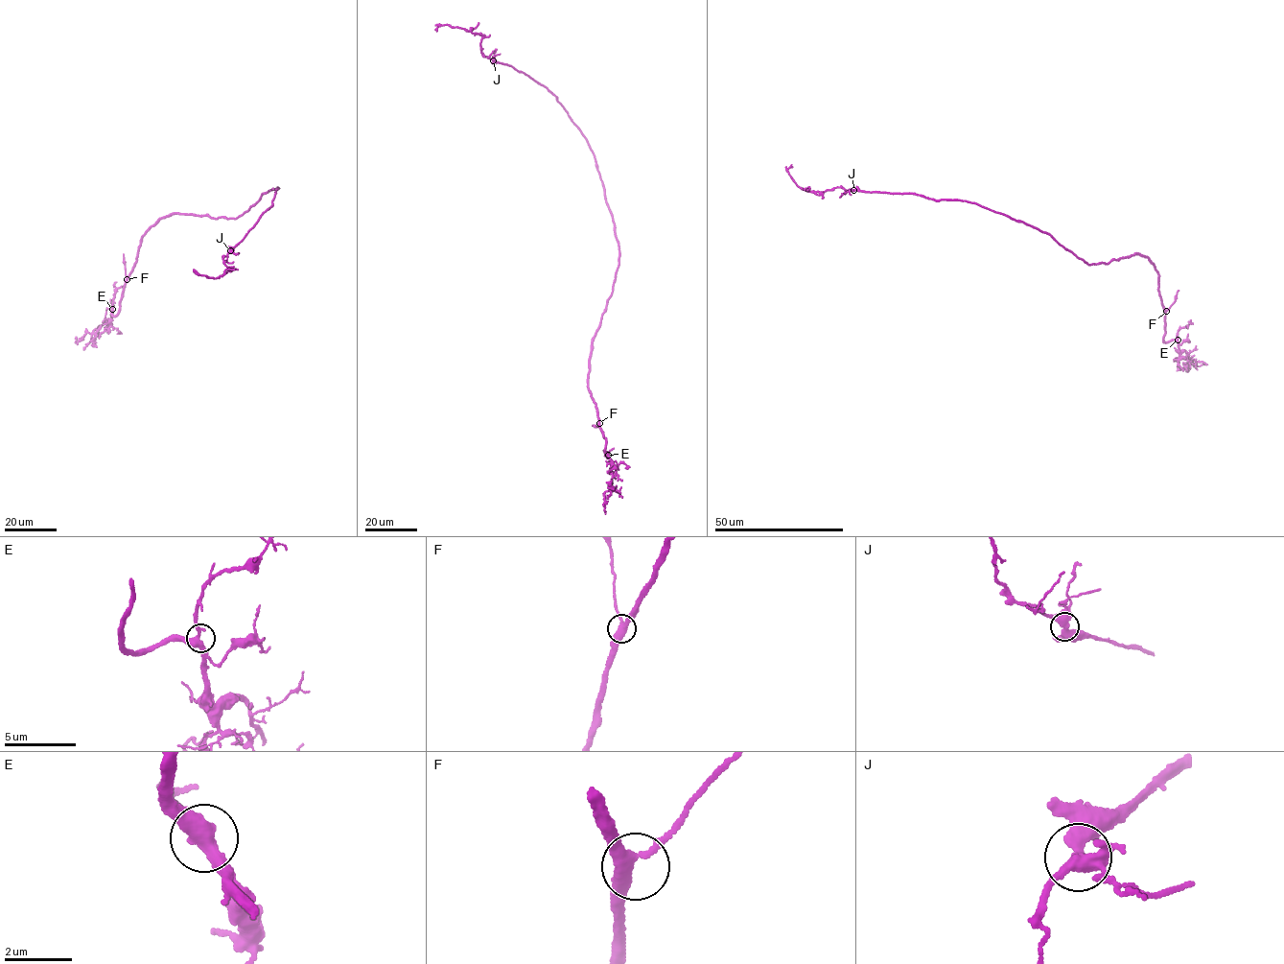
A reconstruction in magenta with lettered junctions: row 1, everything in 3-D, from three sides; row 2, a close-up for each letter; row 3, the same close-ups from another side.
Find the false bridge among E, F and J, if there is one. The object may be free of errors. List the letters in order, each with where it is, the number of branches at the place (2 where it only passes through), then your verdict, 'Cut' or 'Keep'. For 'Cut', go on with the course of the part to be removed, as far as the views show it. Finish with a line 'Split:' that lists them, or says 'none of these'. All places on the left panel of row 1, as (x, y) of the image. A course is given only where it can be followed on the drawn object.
E: Place: (112, 309). Branches: 3. Keep
F: Place: (127, 279). Branches: 3. Keep
J: Place: (230, 250). Branches: 3. Keep
Split: none of these

